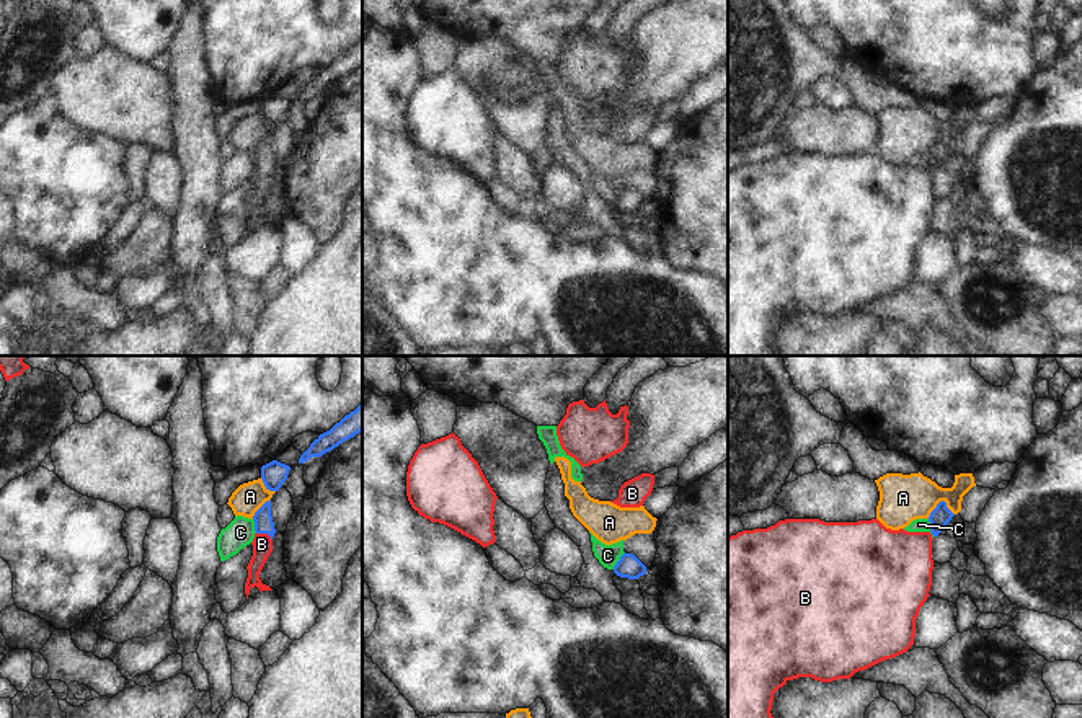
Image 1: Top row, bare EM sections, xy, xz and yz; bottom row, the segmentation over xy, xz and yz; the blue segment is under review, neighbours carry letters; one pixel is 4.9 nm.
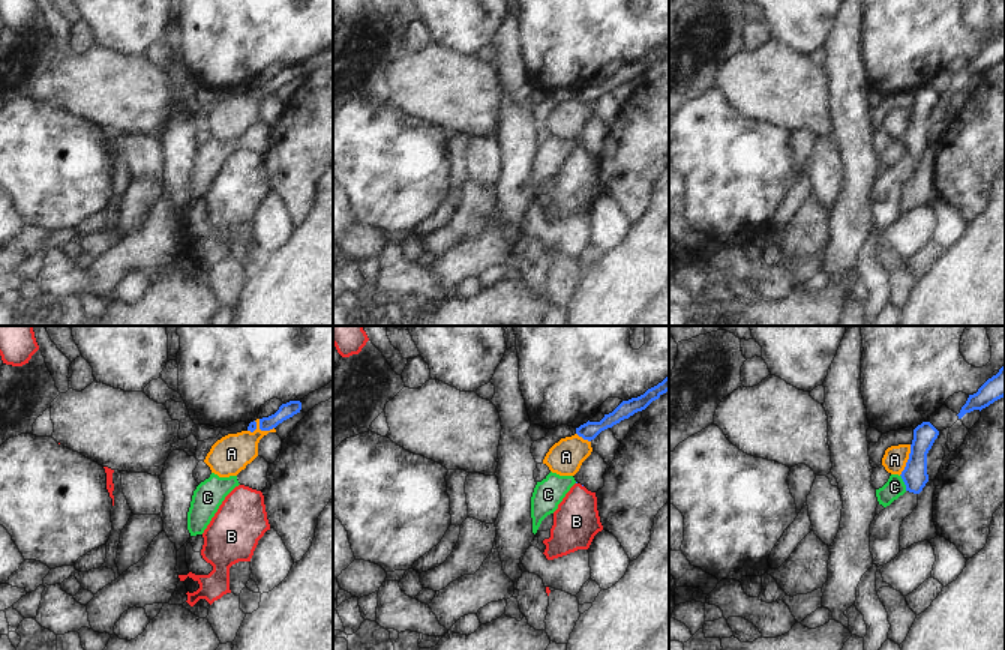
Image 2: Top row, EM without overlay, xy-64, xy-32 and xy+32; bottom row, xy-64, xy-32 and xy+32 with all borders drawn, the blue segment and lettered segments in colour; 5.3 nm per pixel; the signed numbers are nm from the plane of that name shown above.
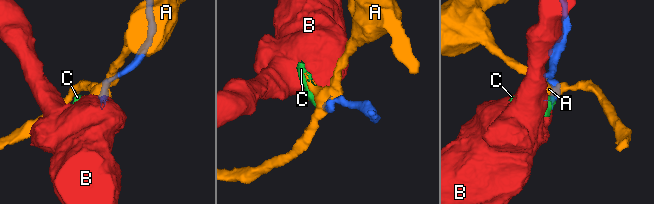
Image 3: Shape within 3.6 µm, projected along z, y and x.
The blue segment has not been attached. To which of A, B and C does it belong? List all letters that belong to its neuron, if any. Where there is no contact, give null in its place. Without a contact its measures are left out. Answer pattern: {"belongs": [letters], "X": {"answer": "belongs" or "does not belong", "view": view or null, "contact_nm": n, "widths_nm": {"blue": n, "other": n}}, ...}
{"belongs": ["B"], "A": {"answer": "does not belong", "view": "yz", "contact_nm": 140, "widths_nm": {"blue": 100, "other": 240}}, "B": {"answer": "belongs", "view": "xy", "contact_nm": 90, "widths_nm": {"blue": 100, "other": 100}}, "C": {"answer": "does not belong", "view": "xz", "contact_nm": 110, "widths_nm": {"blue": 110, "other": 110}}}

